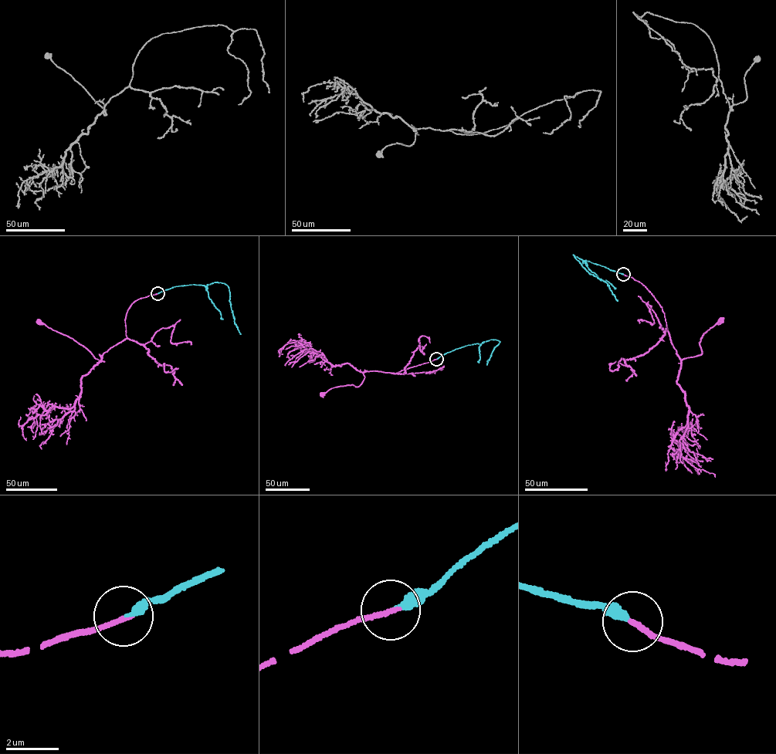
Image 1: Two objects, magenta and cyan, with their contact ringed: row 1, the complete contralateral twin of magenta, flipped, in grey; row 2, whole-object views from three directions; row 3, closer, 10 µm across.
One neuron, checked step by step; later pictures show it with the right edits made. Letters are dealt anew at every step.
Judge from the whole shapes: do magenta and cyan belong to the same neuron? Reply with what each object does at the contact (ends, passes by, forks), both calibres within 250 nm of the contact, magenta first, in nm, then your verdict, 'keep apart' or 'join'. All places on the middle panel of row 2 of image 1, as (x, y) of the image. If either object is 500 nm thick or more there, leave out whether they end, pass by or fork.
magenta ends | cyan ends | 190/320 nm | join

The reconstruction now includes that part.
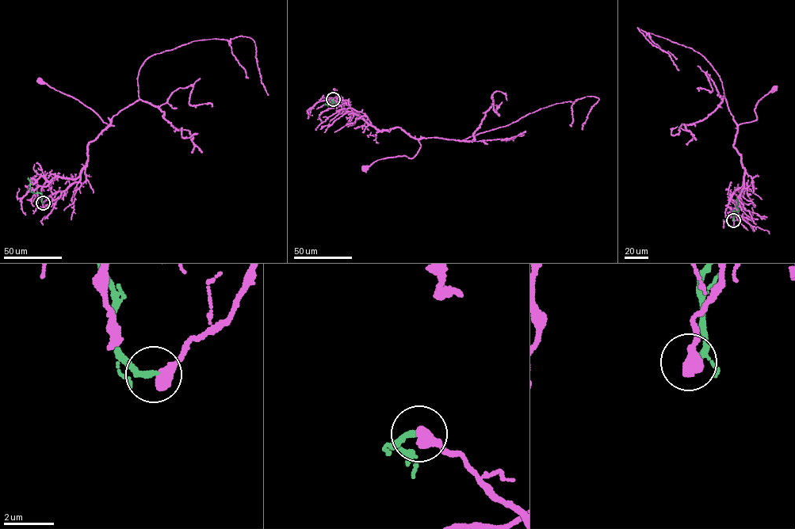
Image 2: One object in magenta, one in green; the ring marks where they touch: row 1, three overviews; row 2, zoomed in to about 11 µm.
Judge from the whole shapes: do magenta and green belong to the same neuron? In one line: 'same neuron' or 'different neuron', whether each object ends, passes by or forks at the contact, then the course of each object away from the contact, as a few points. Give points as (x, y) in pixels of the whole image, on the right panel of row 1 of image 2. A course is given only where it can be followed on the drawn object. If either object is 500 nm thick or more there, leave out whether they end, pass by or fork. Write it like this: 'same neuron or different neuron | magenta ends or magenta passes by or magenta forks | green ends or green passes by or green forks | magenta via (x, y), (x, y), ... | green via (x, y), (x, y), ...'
different neuron | magenta via (732, 220), (745, 170), (733, 146), (737, 127), (757, 119), (758, 100), (774, 88) | green via (732, 219), (733, 211), (739, 211), (736, 197)

